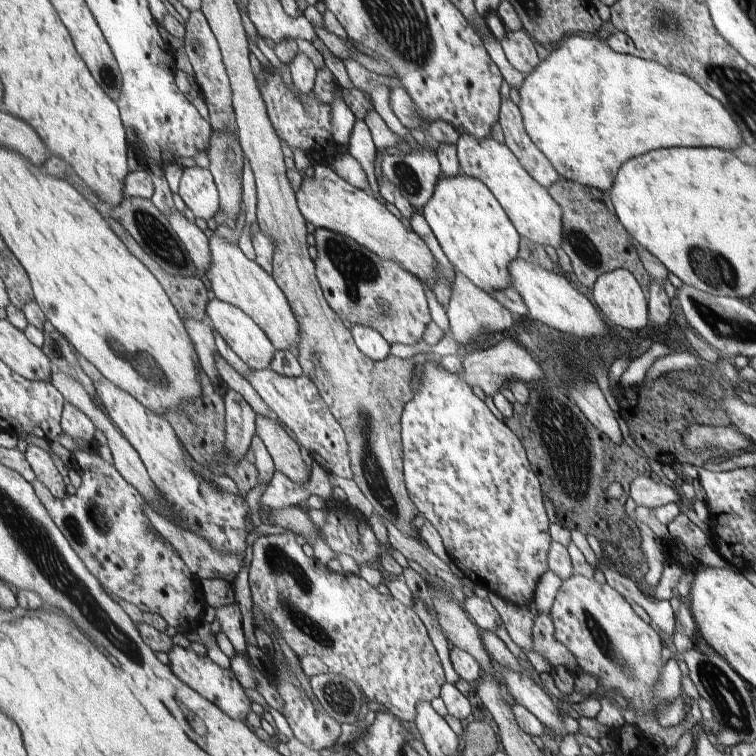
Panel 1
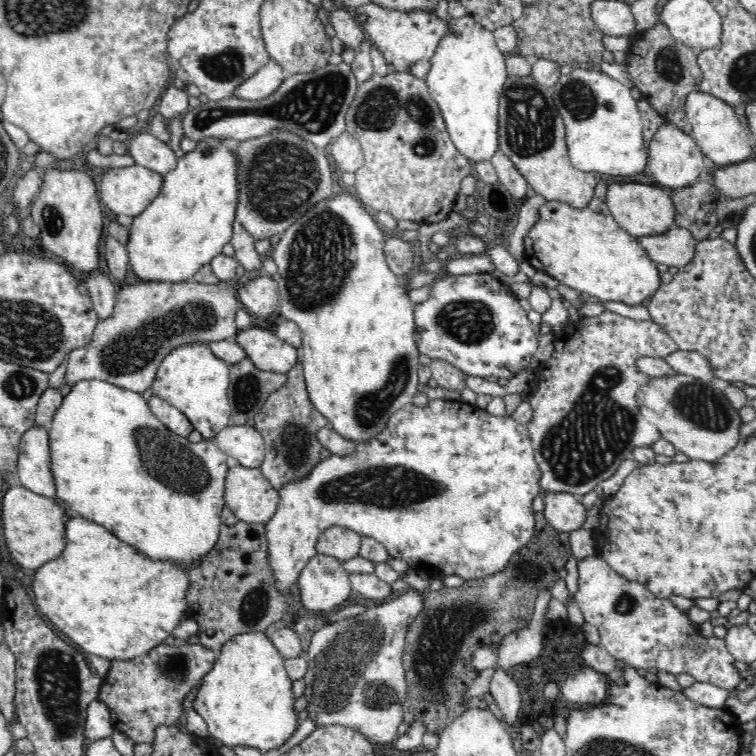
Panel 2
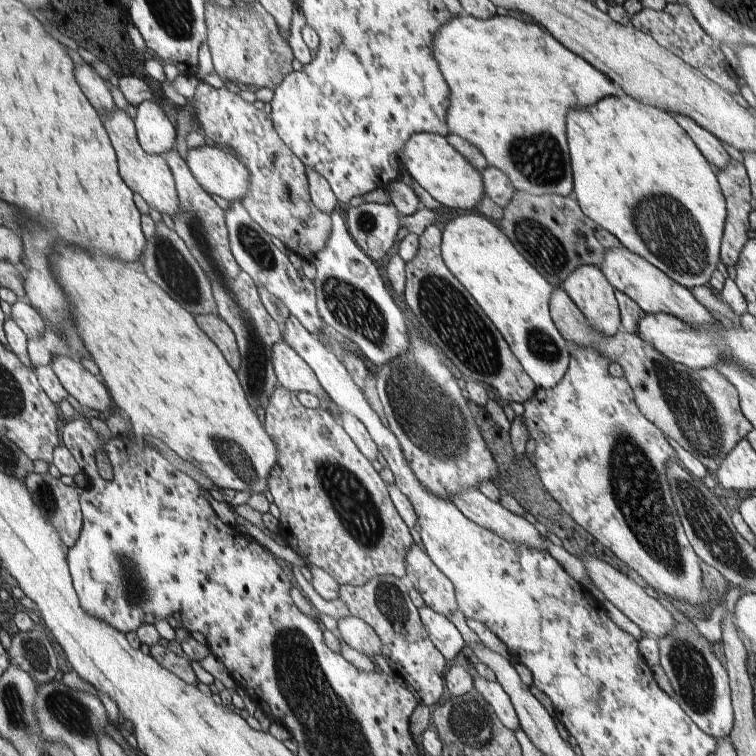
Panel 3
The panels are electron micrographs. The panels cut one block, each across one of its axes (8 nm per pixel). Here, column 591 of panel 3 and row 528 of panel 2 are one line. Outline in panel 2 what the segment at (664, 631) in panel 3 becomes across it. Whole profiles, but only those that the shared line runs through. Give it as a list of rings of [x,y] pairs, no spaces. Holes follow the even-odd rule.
[[[546,492],[543,499],[544,514],[552,528],[560,532],[570,532],[578,530],[585,522],[587,509],[580,502],[579,496],[565,492]]]

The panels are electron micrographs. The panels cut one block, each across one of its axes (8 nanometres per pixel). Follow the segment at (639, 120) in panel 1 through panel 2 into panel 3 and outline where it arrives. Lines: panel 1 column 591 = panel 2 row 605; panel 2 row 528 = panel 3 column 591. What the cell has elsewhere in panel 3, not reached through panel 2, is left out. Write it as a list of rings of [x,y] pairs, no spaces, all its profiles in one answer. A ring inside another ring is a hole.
[[[466,13],[453,16],[436,34],[434,44],[436,60],[452,90],[447,118],[451,132],[477,146],[489,166],[504,171],[516,190],[536,196],[573,196],[574,174],[567,134],[568,112],[586,109],[606,97],[620,96],[624,94],[621,88],[587,60],[568,50],[549,30],[512,16],[496,15],[486,20]]]

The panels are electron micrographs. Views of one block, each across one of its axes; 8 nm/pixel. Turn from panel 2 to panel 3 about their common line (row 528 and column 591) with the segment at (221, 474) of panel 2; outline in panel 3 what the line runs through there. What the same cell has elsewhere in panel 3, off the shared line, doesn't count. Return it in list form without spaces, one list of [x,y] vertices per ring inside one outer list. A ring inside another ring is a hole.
[[[622,94],[617,97],[606,97],[596,105],[586,109],[573,109],[568,112],[567,134],[569,154],[572,158],[572,170],[574,174],[574,198],[579,202],[584,214],[594,222],[600,223],[602,228],[608,230],[629,251],[647,259],[654,266],[659,267],[664,274],[675,279],[682,286],[692,289],[693,287],[710,286],[710,278],[716,272],[716,266],[720,260],[721,242],[727,217],[727,204],[723,190],[721,189],[717,174],[713,166],[707,161],[699,147],[693,141],[691,135],[679,125],[679,122],[668,111],[645,105],[631,96]]]

